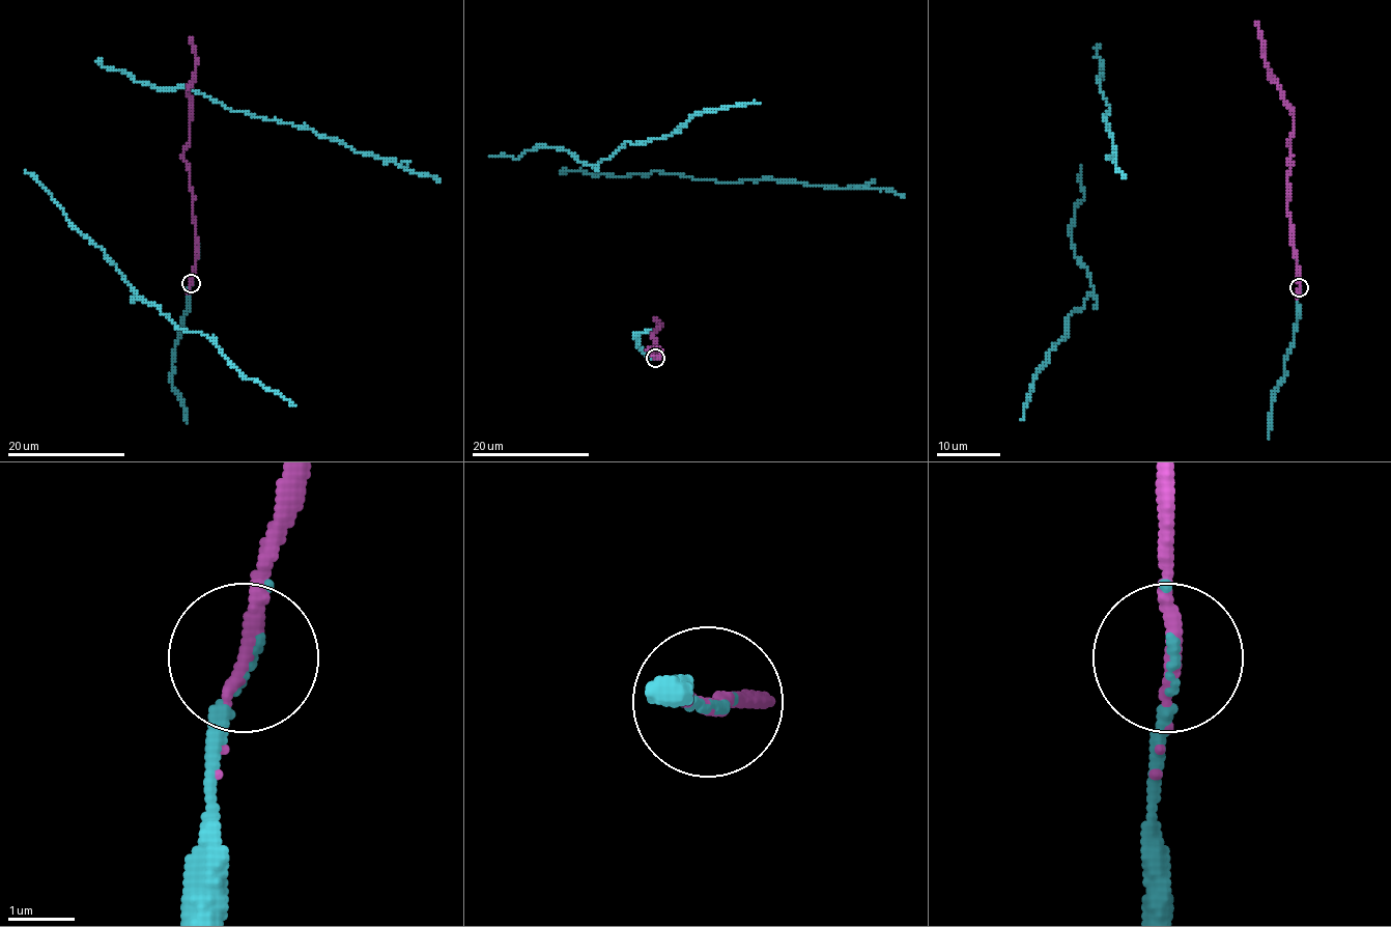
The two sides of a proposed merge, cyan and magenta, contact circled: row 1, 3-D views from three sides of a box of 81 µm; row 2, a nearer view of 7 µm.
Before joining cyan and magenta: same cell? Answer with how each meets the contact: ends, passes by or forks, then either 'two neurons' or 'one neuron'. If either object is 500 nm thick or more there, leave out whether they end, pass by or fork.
cyan passes by; magenta passes by; one neuron

